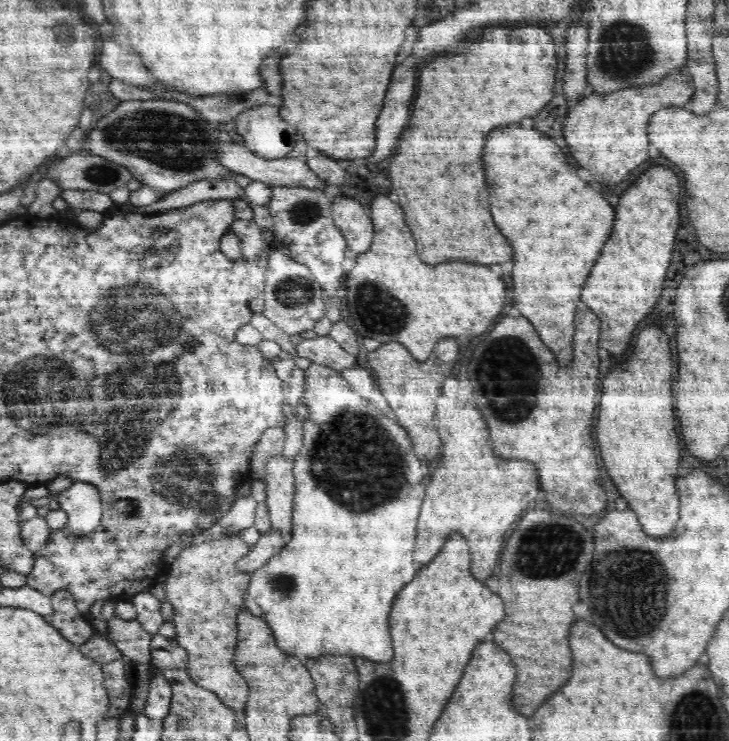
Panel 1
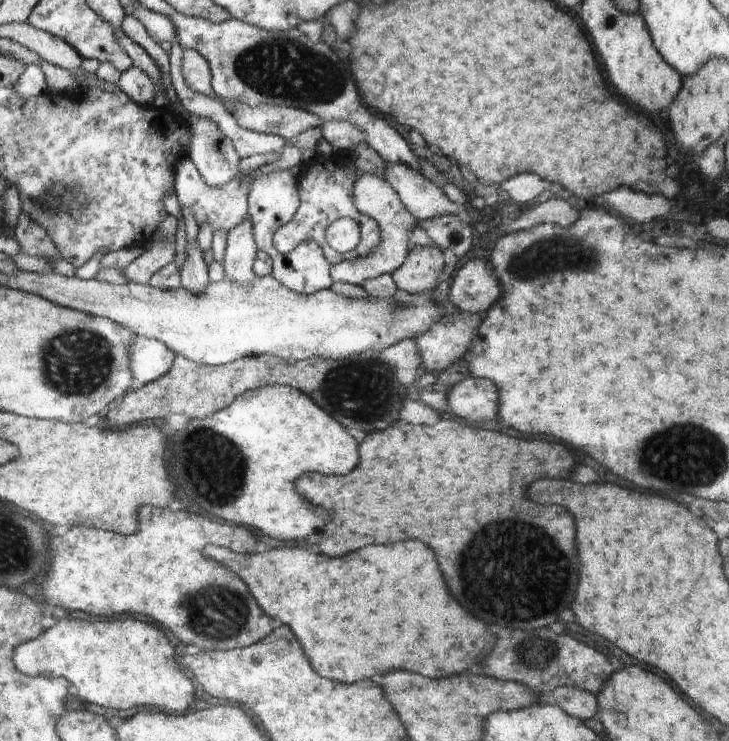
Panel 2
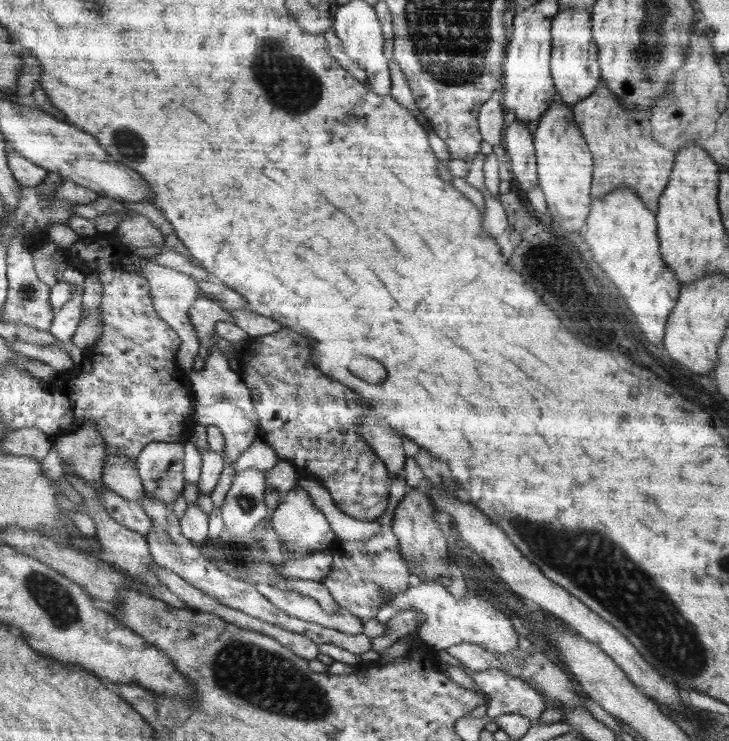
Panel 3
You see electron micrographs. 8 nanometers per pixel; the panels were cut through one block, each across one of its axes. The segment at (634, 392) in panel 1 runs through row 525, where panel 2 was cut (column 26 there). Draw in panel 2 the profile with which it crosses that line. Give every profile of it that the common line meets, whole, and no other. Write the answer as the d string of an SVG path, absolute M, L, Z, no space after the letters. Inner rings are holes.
M98 618L98 620L106 620L106 622L60 620L58 624L48 628L44 634L40 634L40 638L34 638L32 642L24 642L24 644L16 646L16 654L12 656L12 658L16 658L16 670L20 670L22 674L28 674L28 676L68 678L68 682L72 682L72 686L76 688L78 698L92 702L92 704L106 706L106 708L126 710L126 706L128 708L158 706L168 712L186 712L194 700L194 686L182 672L178 672L178 666L174 662L174 648L168 642L168 638L154 626L142 624L138 620L130 620L130 618L128 620Z

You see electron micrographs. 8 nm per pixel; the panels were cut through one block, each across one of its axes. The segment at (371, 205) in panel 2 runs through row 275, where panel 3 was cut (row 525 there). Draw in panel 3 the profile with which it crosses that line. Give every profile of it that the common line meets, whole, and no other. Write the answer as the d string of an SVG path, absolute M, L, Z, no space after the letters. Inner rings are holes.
M301 477L298 482L300 488L308 492L314 506L324 513L337 538L348 547L352 547L353 543L370 540L374 534L382 532L377 520L363 521L344 514L331 500L330 492L317 479Z

